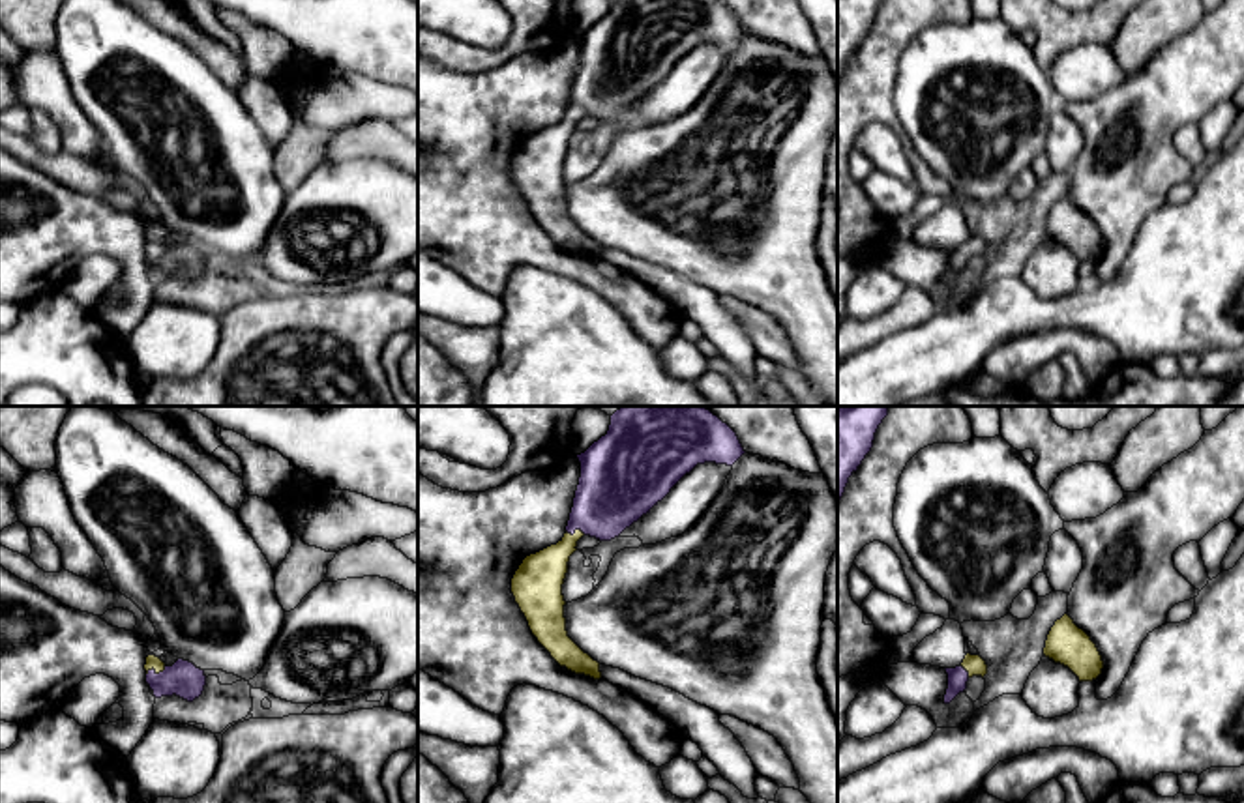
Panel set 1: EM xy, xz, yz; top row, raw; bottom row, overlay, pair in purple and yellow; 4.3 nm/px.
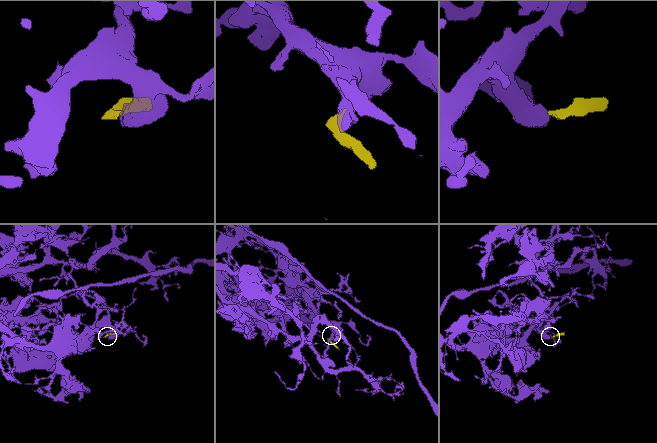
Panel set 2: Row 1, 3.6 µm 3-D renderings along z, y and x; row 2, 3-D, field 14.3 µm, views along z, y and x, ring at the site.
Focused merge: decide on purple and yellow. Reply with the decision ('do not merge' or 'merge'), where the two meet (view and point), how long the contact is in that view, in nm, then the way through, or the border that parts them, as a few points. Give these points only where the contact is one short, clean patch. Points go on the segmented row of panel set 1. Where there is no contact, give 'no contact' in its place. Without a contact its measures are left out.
merge; meets purple in xy at (154, 672); contact 90 nm long; runs through xy (184, 680), (162, 680), (154, 672), (152, 661)

